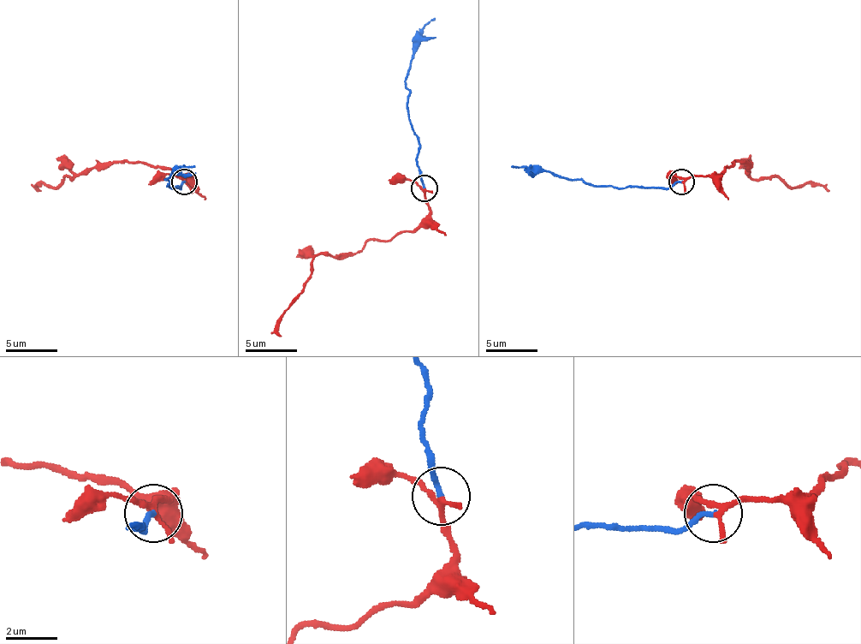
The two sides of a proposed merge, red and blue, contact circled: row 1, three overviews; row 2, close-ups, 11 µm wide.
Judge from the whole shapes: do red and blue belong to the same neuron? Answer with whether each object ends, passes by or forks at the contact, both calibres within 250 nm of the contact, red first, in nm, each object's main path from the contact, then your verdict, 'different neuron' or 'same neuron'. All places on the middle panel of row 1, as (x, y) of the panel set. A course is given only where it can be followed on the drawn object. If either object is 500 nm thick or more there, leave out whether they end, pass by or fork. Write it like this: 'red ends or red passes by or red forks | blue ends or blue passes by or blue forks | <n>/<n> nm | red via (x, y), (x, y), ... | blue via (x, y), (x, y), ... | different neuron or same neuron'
red forks | blue ends | 160/190 nm | red via (424, 187), (429, 213), (411, 231), (371, 239), (356, 253), (317, 255), (311, 276), (276, 336) | blue via (424, 187), (418, 174), (418, 135), (411, 122), (406, 73), (416, 52), (416, 37), (434, 18) | same neuron

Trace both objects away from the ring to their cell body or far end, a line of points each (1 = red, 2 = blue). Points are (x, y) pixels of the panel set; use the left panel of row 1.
1: (183, 181), (188, 175), (178, 175), (170, 168), (115, 163), (77, 173), (56, 186), (40, 183), (35, 191)
2: (183, 181), (178, 188), (178, 186), (170, 188), (165, 178), (175, 170), (194, 165)

